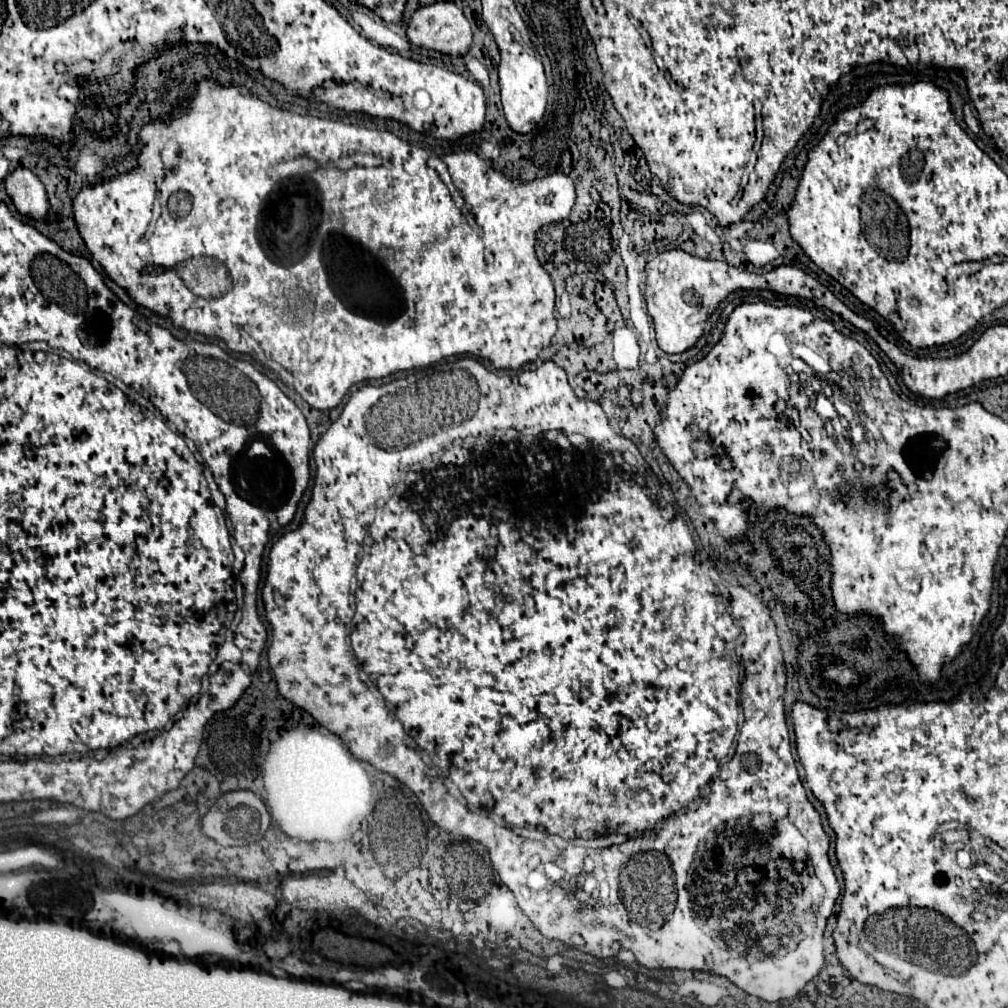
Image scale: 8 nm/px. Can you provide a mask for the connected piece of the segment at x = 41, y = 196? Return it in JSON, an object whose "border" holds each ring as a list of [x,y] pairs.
{"border":[[[17,167],[7,179],[5,187],[21,215],[29,215],[35,220],[47,217],[49,201],[41,179],[27,167]]]}

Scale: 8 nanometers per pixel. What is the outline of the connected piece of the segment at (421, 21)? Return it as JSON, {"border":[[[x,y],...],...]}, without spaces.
{"border":[[[439,1],[435,5],[423,5],[419,7],[409,21],[407,37],[413,45],[435,49],[447,55],[463,55],[471,47],[471,27],[463,11],[453,1]]]}

